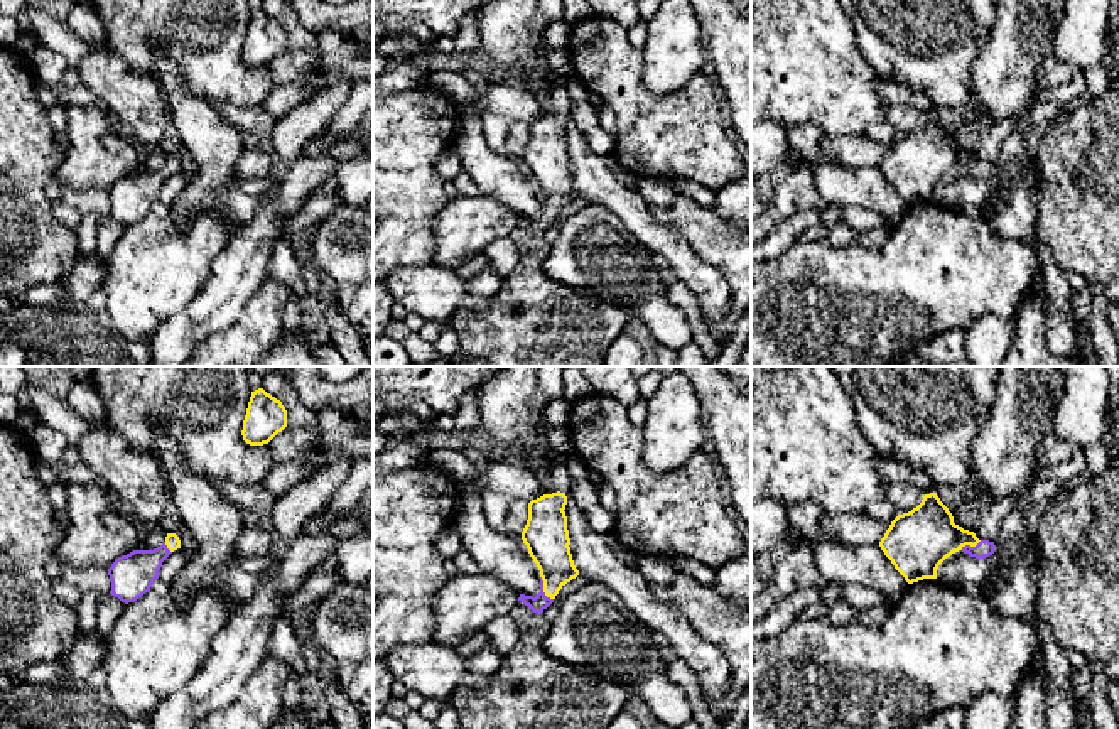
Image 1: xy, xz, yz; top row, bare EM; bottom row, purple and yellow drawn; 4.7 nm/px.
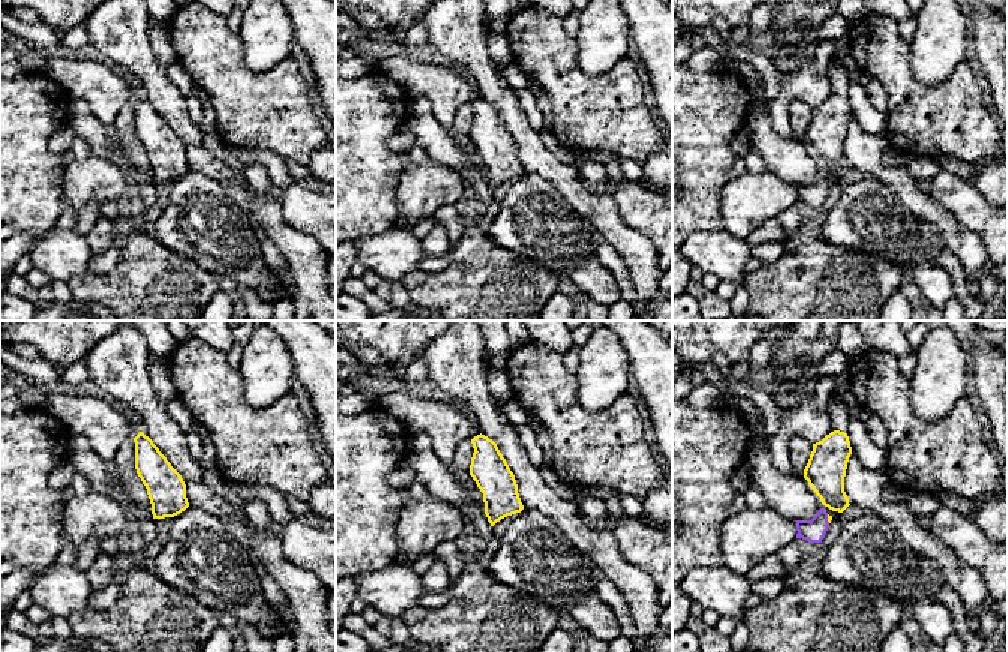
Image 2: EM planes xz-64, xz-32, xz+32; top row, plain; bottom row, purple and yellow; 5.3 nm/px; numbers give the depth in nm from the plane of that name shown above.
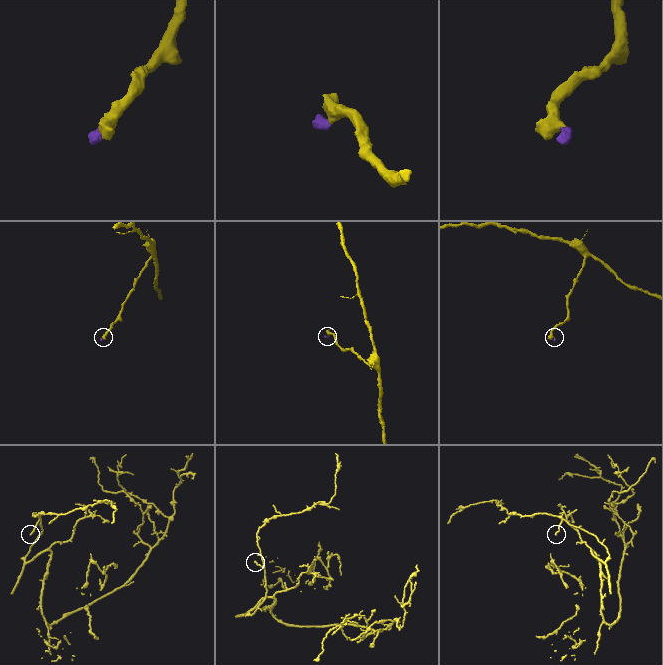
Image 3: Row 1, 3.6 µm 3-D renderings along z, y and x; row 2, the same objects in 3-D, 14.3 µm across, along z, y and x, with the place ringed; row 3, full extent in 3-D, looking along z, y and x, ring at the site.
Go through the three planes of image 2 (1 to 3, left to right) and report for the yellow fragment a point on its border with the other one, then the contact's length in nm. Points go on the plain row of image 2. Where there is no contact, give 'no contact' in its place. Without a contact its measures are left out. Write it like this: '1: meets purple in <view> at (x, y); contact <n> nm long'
1: no contact
2: no contact
3: meets purple in xz+32 at (827, 183); contact 50 nm long

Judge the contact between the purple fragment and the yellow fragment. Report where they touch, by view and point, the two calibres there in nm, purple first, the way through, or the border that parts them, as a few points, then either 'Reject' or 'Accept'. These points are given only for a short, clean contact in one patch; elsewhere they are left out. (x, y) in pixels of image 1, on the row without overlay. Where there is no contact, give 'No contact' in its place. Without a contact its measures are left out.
Touches purple at xz (542, 211). Thickness 80 nm (purple) against 200 nm. Path across: xz (540, 223), (542, 211), (547, 161). Accept

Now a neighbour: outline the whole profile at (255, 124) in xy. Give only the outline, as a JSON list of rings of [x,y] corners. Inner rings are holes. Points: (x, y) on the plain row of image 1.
[[[208,100],[208,103],[219,111],[219,115],[233,125],[248,143],[268,145],[275,120],[262,106],[243,108],[231,106],[216,100]]]

